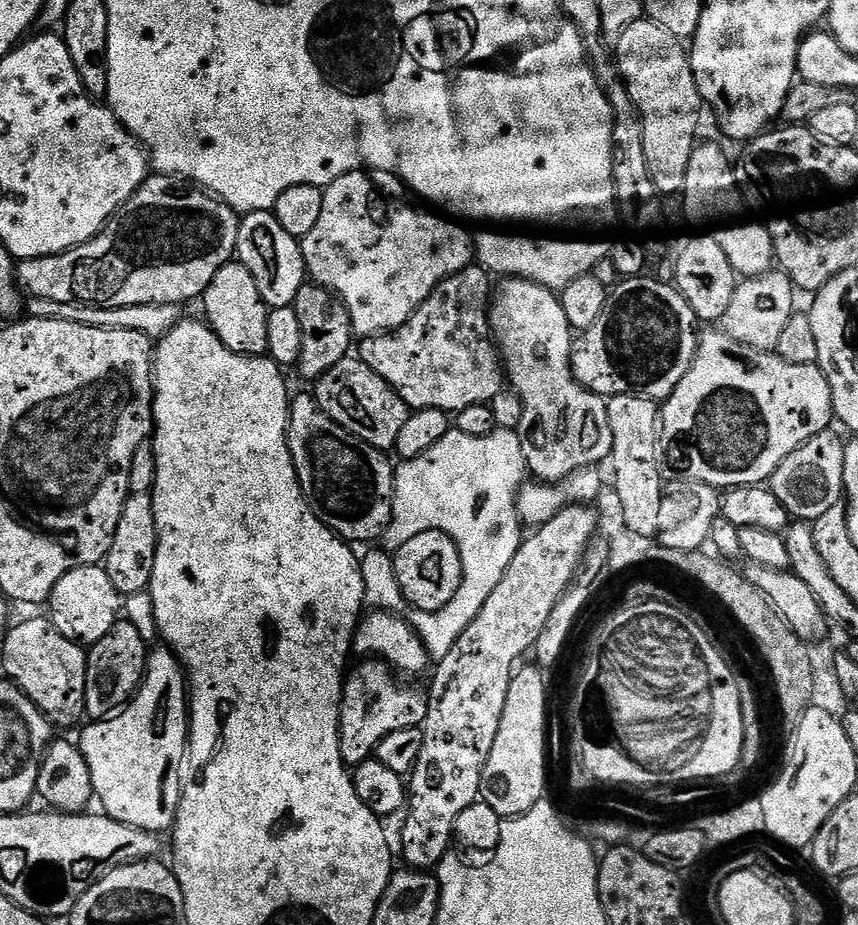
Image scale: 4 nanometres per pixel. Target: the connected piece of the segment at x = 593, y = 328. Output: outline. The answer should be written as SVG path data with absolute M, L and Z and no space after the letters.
M647 275L621 279L619 283L611 289L606 306L602 306L602 314L598 314L598 319L594 321L590 327L583 329L572 341L572 376L588 392L593 392L595 396L602 396L605 398L632 396L635 400L663 402L667 400L670 394L674 394L678 382L682 382L682 378L686 378L686 374L694 362L696 347L700 344L701 333L699 331L696 332L698 321L694 310L690 310L690 302L686 302L686 298L682 298L682 294L676 289L675 283L668 282L668 284L663 284L660 280L648 279L649 277Z

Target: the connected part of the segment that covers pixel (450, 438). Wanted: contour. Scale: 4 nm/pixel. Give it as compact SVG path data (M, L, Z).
M497 428L486 438L449 430L446 438L434 442L426 454L418 454L413 460L400 460L395 465L392 520L383 534L382 544L395 550L418 534L441 532L456 543L462 562L464 577L448 606L437 612L421 612L410 620L412 629L426 646L429 661L438 662L454 650L454 642L478 618L482 606L486 606L486 598L494 594L498 582L502 582L502 574L506 574L506 566L518 554L522 525L516 509L516 493L528 475L519 431L511 428Z

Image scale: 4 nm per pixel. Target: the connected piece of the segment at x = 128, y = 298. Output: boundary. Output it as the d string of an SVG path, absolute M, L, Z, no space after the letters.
M152 174L106 221L97 236L56 256L19 261L14 280L29 297L37 300L101 308L151 304L184 306L187 300L199 301L210 282L214 282L214 274L218 274L218 270L222 270L222 266L226 266L236 256L240 222L241 217L231 206L203 188L175 176Z

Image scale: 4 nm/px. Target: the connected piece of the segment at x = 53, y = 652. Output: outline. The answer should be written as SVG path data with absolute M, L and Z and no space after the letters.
M43 615L33 620L13 623L4 640L4 672L13 684L24 691L26 698L38 706L38 710L53 725L68 728L85 715L86 666L88 653L70 638L58 634L51 620Z

